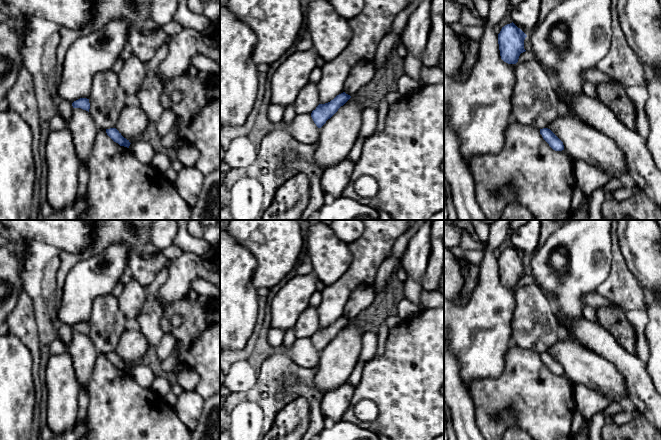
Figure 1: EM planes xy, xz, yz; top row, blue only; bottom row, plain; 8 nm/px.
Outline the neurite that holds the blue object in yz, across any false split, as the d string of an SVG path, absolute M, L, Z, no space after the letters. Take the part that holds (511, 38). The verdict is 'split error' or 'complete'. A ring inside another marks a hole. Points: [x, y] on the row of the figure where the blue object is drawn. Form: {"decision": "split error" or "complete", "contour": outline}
{"decision": "complete", "contour": "M513 22L502 27L498 34L501 59L508 64L516 64L521 53L525 52L524 40L527 35Z"}

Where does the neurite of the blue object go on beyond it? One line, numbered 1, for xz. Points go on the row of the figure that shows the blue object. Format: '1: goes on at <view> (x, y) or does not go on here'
1: does not go on here

